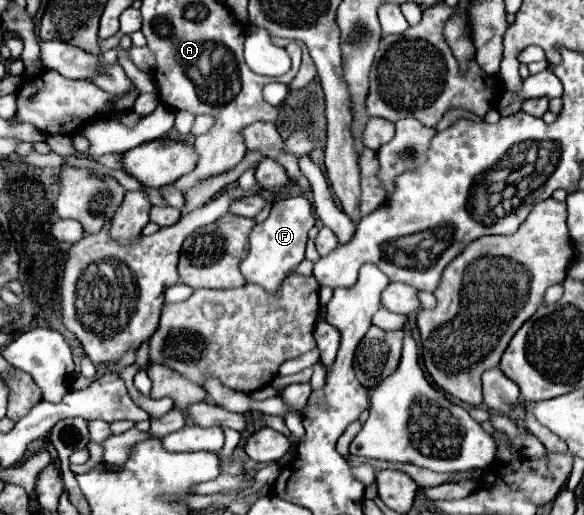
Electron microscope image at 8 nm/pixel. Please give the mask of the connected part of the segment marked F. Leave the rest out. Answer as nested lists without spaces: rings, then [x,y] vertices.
[[[292,196],[292,198],[284,198],[284,200],[278,200],[274,202],[272,206],[272,212],[270,216],[262,222],[262,224],[256,224],[250,232],[250,248],[248,248],[248,254],[246,258],[240,262],[240,270],[246,278],[246,282],[250,284],[256,284],[260,288],[264,288],[266,292],[270,294],[276,294],[282,280],[294,272],[294,268],[304,260],[304,250],[306,250],[306,240],[308,240],[308,230],[316,224],[316,216],[314,216],[314,210],[312,210],[312,202],[306,198],[306,196]]]

